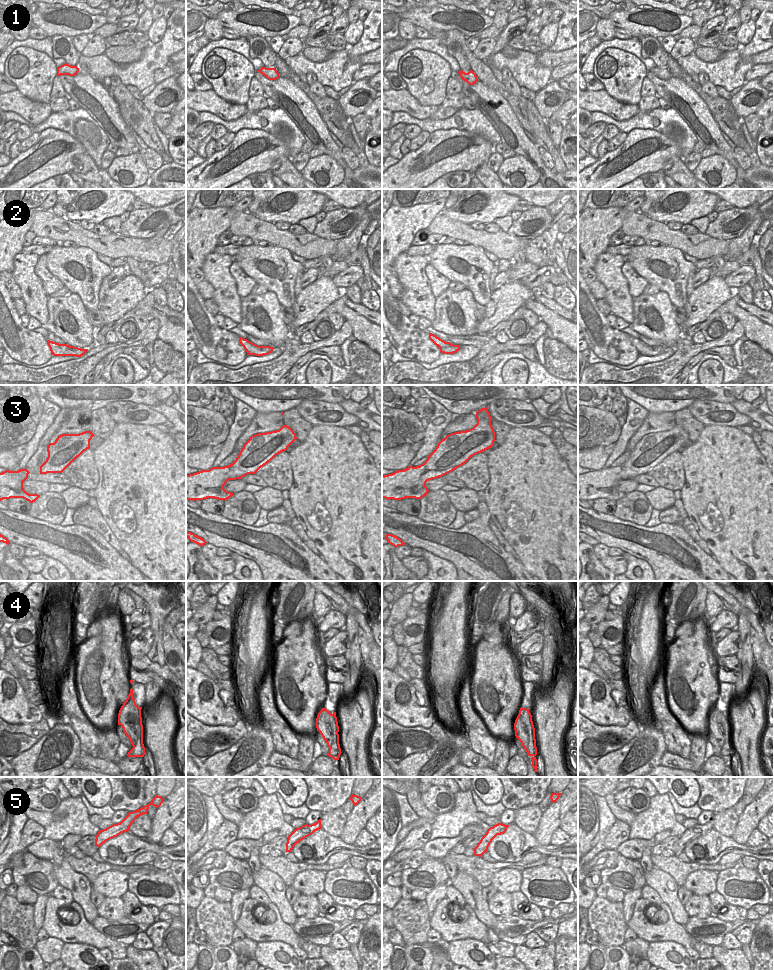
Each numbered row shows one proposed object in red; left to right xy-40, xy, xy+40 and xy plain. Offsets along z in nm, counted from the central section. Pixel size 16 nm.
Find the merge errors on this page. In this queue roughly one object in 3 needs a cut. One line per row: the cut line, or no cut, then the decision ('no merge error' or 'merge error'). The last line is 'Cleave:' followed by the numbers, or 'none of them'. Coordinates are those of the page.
1: no cut | no merge error
2: xy (264, 346), (261, 346), (254, 353) | merge error
3: no cut | no merge error
4: xy+40 (519, 712), (522, 721), (530, 733), (529, 744), (526, 750) | merge error
5: no cut | no merge error
Cleave: 2, 4

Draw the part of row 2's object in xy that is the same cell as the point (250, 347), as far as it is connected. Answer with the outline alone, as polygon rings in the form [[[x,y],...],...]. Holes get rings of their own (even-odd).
[[[239,337],[239,342],[244,347],[244,349],[246,350],[248,355],[259,356],[255,352],[258,351],[260,347],[264,347],[264,346],[258,346],[250,341],[248,341],[247,339],[242,338],[242,337]]]

